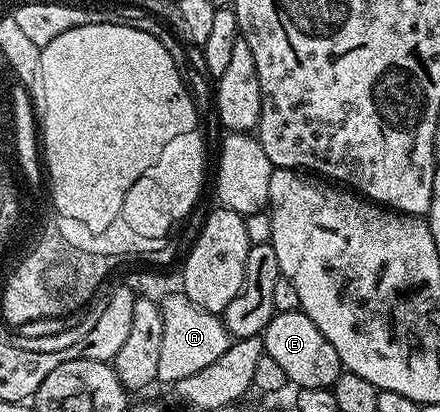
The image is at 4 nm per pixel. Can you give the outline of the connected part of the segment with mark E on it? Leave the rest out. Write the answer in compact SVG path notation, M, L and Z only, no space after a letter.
M301 310L275 312L261 337L265 355L272 357L276 366L284 370L287 381L295 389L333 388L336 378L344 370L340 354L336 354L332 342L320 334L316 322L312 322L312 318L308 318Z

